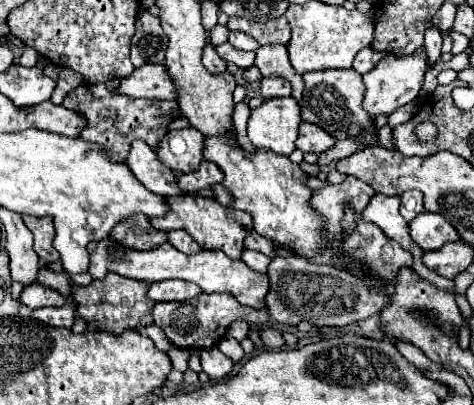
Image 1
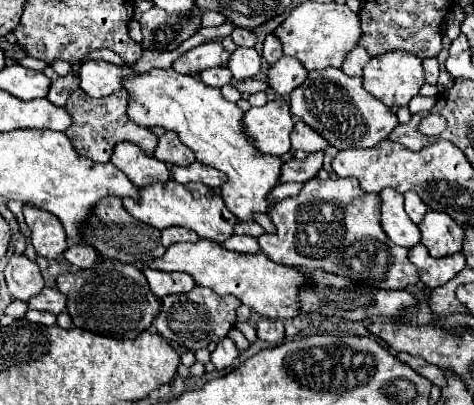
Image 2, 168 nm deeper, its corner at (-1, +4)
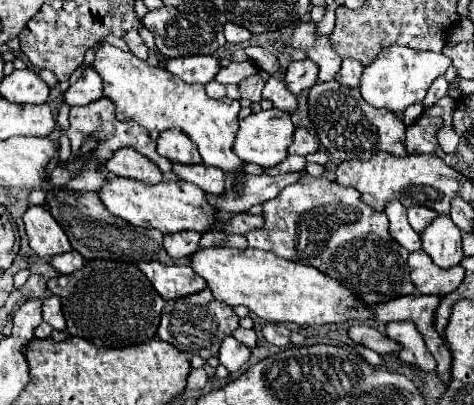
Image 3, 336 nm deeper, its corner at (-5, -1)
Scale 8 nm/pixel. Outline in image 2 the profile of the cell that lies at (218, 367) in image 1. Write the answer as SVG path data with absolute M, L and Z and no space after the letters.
M223 338L223 340L217 344L215 352L211 354L211 362L215 364L217 370L223 370L223 368L229 368L237 356L239 356L239 350L237 350L237 346L233 344L233 340L231 340L231 338Z

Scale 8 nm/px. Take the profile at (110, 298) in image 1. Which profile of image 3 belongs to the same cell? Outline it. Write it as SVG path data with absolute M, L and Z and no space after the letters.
M85 261L79 271L49 279L47 287L53 295L61 297L67 333L83 337L97 347L127 347L153 339L161 309L165 307L165 301L157 295L149 279L129 263Z

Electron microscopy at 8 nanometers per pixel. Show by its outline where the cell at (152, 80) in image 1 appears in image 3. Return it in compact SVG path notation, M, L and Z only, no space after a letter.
M87 67L85 73L79 77L79 81L63 93L63 101L67 101L69 105L93 103L103 97L101 87L103 83L101 83L101 77L97 77L97 71L93 71L93 67Z

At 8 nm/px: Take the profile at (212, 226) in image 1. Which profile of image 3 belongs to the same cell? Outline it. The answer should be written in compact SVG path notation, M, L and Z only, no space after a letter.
M109 175L107 185L99 191L99 197L113 215L119 215L131 225L153 227L161 233L205 233L219 223L217 211L207 201L207 193L201 191L201 187L187 181L161 181L157 185L145 185L141 181Z

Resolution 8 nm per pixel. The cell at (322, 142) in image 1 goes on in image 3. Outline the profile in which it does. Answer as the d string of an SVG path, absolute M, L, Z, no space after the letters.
M297 129L295 131L295 137L293 137L293 143L289 147L289 153L293 155L309 155L309 153L315 153L319 149L319 143L317 139L307 131L307 129Z

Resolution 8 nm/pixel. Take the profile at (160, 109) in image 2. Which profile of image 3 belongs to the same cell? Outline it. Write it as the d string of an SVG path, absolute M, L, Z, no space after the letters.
M103 43L95 51L93 67L103 77L103 93L105 93L105 97L109 97L117 105L117 119L119 121L135 121L143 129L147 129L147 131L159 131L159 133L167 131L167 129L179 129L179 131L183 131L197 145L199 155L201 155L201 159L203 159L205 165L213 165L213 167L223 169L225 173L231 173L235 177L233 185L237 189L243 187L241 177L245 175L243 167L247 163L243 163L241 159L237 159L237 155L233 151L233 139L235 139L237 127L239 127L239 109L241 109L239 101L229 99L229 97L211 99L211 97L207 97L203 85L187 85L185 81L177 79L175 75L169 75L169 71L165 71L163 67L149 67L145 61L137 59L133 53L117 49L117 47L109 45L109 43Z

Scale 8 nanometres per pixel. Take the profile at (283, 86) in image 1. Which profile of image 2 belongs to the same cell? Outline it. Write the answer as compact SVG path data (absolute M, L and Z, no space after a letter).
M291 56L279 58L279 62L275 62L269 68L269 84L281 96L285 96L285 94L293 92L297 86L301 86L305 78L307 78L305 66L297 58L291 58Z

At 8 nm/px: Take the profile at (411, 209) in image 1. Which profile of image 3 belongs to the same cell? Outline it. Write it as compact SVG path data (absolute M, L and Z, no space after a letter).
M409 207L407 213L409 213L409 225L417 233L421 233L437 217L437 213L433 209L427 209L427 207Z

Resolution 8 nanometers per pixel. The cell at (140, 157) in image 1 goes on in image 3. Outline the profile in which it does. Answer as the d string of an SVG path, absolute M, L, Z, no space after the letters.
M133 149L115 151L113 157L105 163L105 169L109 173L117 175L117 177L135 179L135 181L143 181L143 183L149 183L149 185L163 181L161 169Z

